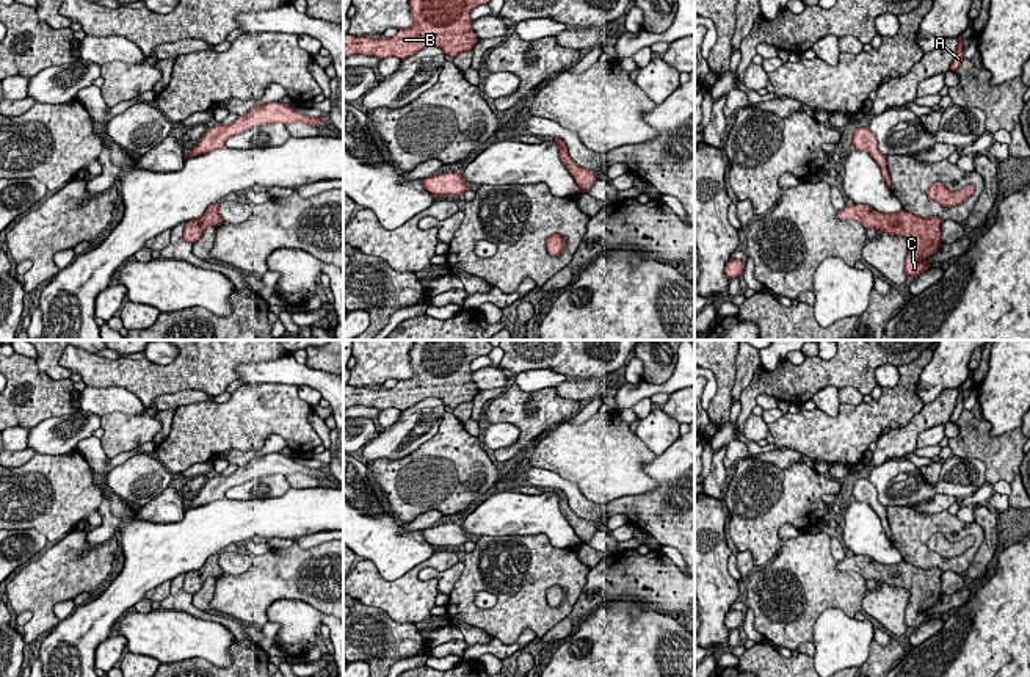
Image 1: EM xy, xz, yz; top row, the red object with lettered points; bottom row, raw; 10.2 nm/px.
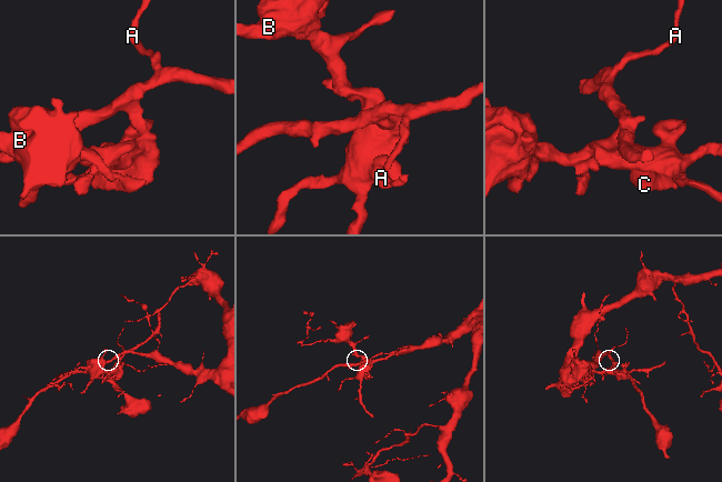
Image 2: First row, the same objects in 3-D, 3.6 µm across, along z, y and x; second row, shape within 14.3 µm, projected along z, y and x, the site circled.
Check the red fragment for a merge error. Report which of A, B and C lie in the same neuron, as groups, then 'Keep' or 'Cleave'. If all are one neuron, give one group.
Groups: A / B C. Cleave

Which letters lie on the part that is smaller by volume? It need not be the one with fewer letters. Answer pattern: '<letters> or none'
B, C

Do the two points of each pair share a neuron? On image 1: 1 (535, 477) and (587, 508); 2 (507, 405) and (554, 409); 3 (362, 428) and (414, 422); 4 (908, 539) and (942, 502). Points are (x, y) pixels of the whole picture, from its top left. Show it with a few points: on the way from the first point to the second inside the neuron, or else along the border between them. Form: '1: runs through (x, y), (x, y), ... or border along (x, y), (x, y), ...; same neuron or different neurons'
1: runs through (547, 478), (562, 483), (574, 495); same neuron
2: runs through (518, 412), (525, 420), (536, 419), (543, 412); same neuron
3: border along (373, 436), (362, 448); different neurons
4: border along (906, 506), (922, 513), (941, 513), (946, 510); different neurons

